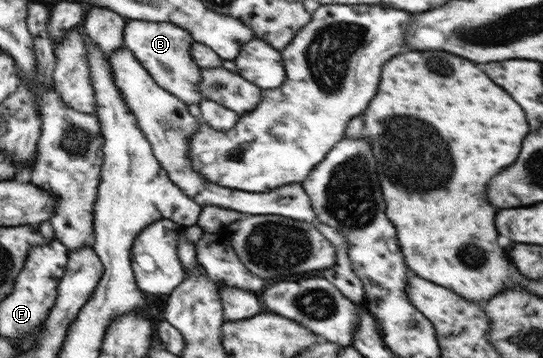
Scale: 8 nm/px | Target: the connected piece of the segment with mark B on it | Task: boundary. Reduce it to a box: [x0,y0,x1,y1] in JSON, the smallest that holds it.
[124,20,203,104]

